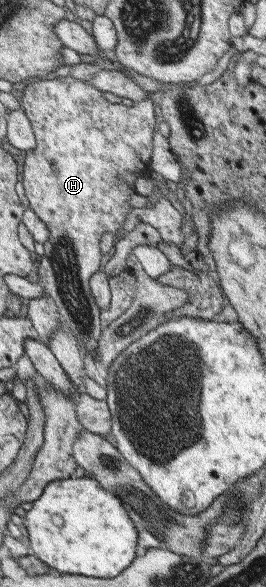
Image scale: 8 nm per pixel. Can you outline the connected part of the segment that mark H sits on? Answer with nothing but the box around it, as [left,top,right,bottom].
[22,76,157,359]

